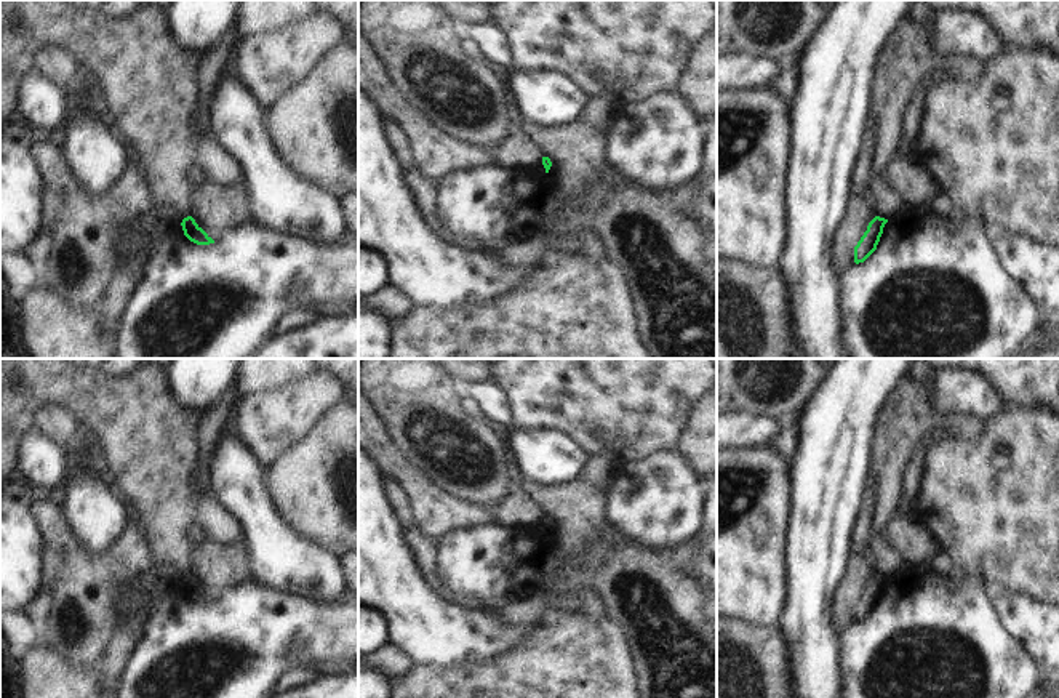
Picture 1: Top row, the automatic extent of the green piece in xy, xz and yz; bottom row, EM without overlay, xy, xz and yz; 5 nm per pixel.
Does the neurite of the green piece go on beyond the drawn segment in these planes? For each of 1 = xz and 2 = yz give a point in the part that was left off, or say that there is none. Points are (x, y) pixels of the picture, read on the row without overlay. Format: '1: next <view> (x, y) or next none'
1: next none
2: next none

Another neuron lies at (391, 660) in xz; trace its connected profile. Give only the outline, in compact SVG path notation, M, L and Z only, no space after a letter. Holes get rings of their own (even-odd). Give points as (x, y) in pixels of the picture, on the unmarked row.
M387 642L365 655L358 655L358 664L381 671L389 679L402 677L413 668L413 660L395 644Z

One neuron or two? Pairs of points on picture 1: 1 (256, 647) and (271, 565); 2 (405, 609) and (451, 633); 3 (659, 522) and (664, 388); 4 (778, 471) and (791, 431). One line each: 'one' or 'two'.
1: two
2: one
3: two
4: two

